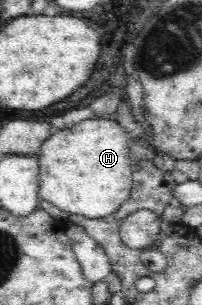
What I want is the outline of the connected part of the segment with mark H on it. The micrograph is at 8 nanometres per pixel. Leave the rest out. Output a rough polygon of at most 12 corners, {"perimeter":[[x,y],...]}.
{"perimeter":[[85,119],[46,139],[38,196],[115,213],[133,187],[127,133]]}

